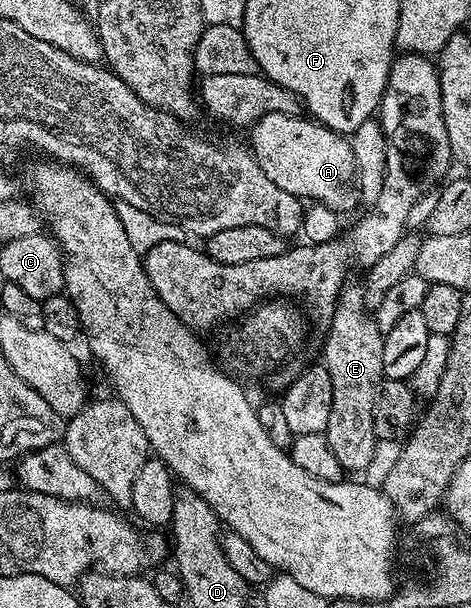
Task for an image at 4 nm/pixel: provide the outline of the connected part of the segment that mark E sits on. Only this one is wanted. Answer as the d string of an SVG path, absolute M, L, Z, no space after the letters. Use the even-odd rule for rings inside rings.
M345 285L340 291L340 301L336 303L336 310L332 313L331 322L327 323L328 335L324 338L324 358L322 364L330 372L330 384L334 388L334 396L330 404L330 424L327 428L328 443L334 448L334 456L338 456L338 464L342 464L345 472L362 472L374 460L377 435L371 431L371 404L373 397L380 393L382 379L384 378L384 365L382 364L382 348L384 335L376 327L376 319L366 305L366 294L359 285Z

